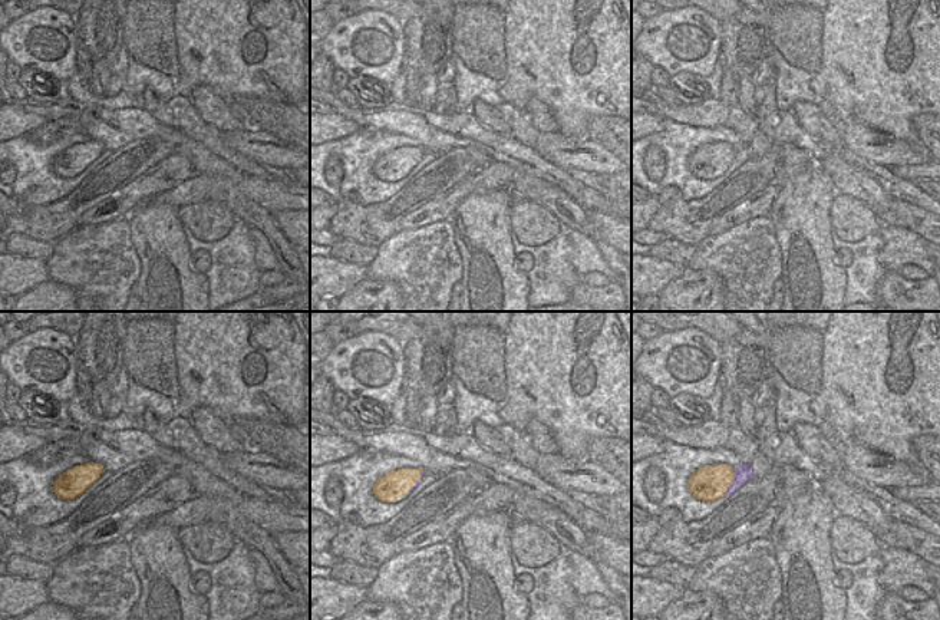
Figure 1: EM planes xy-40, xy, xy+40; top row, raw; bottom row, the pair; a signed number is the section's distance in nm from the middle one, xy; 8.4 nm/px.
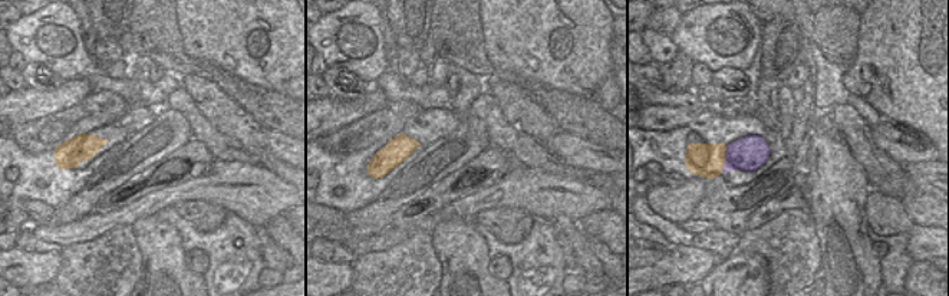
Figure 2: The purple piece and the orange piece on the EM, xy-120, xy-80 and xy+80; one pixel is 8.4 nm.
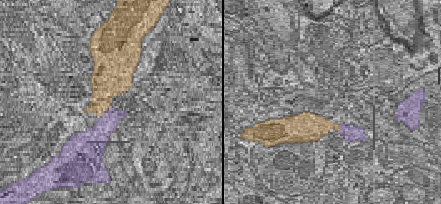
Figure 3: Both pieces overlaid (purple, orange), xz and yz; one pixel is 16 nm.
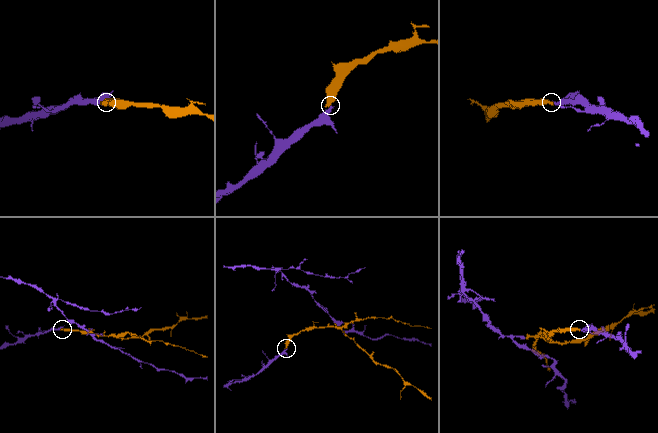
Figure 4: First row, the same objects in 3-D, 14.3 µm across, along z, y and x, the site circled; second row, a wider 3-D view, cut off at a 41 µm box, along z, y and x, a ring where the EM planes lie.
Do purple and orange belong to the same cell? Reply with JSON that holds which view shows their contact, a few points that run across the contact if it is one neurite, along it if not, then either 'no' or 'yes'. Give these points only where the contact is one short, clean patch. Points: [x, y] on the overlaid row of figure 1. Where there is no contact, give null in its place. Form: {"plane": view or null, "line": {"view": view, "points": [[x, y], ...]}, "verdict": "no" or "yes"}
{"plane": "xy+40", "line": {"view": "xy+40", "points": [[744, 474], [734, 482], [711, 482]]}, "verdict": "yes"}

